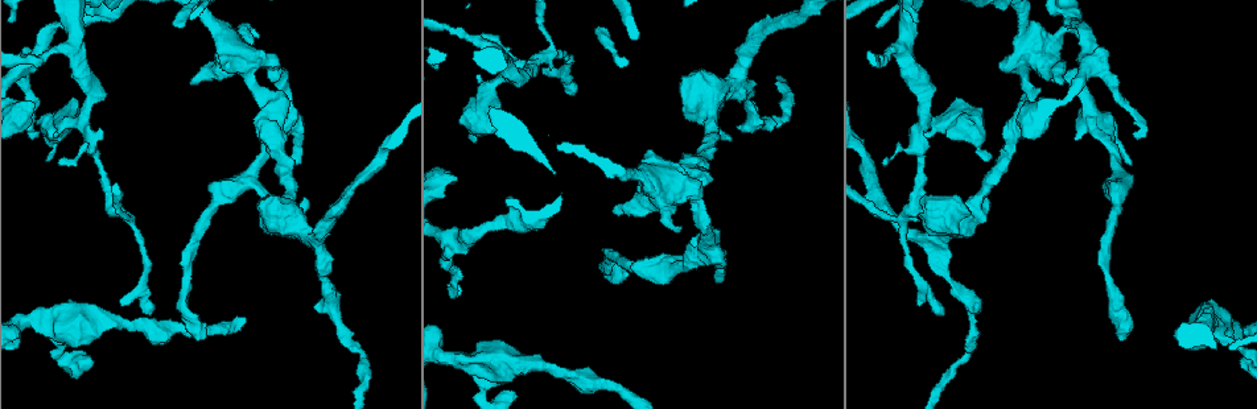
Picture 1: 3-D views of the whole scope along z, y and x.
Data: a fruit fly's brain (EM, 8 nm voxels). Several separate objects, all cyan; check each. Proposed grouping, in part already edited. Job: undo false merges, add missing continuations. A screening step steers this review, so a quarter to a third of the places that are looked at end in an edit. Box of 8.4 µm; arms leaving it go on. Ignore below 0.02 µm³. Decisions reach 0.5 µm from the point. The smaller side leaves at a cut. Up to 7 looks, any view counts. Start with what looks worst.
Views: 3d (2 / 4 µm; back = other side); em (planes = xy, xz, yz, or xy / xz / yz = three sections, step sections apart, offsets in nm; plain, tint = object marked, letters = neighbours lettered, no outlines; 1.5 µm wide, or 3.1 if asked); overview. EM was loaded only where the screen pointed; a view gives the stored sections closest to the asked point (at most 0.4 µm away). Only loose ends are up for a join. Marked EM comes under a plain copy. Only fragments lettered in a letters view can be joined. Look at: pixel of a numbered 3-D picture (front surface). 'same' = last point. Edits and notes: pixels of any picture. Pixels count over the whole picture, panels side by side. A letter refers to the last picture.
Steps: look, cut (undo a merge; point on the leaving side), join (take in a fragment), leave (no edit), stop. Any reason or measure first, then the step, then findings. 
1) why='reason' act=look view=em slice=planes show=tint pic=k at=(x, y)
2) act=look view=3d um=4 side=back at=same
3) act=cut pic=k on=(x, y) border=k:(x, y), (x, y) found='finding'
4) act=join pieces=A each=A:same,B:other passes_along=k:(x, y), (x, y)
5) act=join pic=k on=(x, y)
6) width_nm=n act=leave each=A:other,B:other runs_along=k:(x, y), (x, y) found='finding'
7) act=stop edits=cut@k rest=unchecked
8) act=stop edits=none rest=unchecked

why='branch stops here' act=look view=em slice=planes show=letters pic=1 at=(1134, 137)

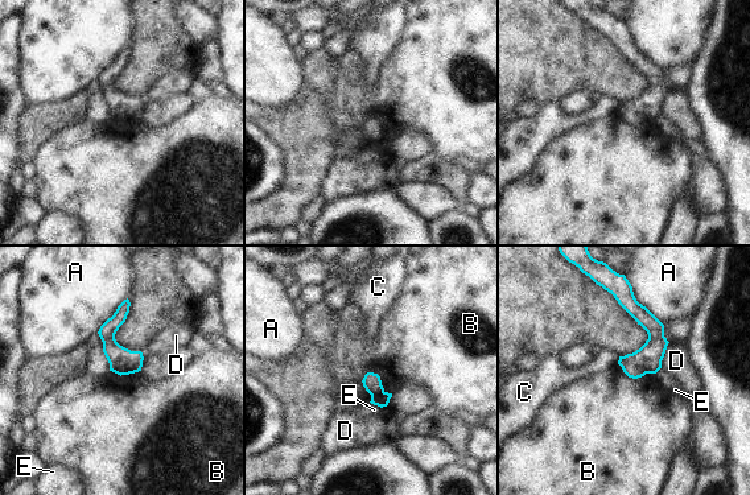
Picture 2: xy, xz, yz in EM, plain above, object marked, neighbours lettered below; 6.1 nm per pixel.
act=leave each=A:other,B:other,C:other,D:other,E:other border=2:(363, 375), (375, 372), (392, 394) found='no lettered fragment goes on from it'

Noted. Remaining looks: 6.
why='branch stops here' act=look view=em slice=planes show=letters pic=1 at=(1124, 337)

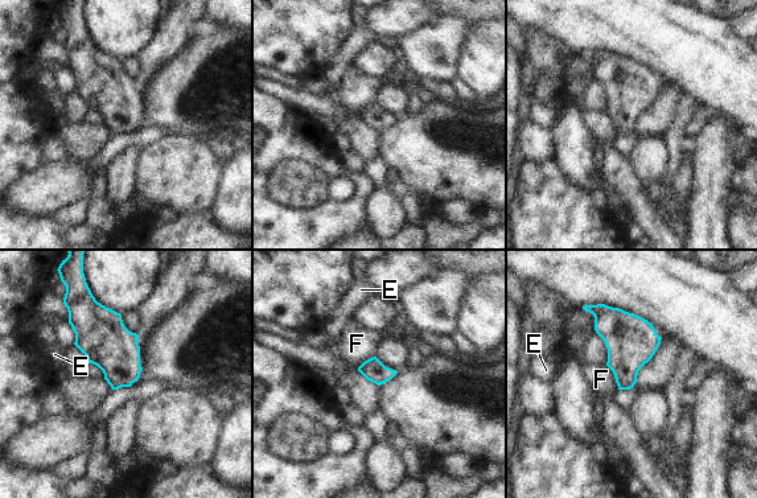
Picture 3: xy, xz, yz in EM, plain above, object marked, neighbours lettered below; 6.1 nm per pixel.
act=leave each=E:other,F:other border=3:(605, 365), (612, 371), (618, 389) found='no lettered fragment goes on from it'

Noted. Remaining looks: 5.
act=look view=em slice=xz step=4 show=tint pic=1 at=(72, 49)

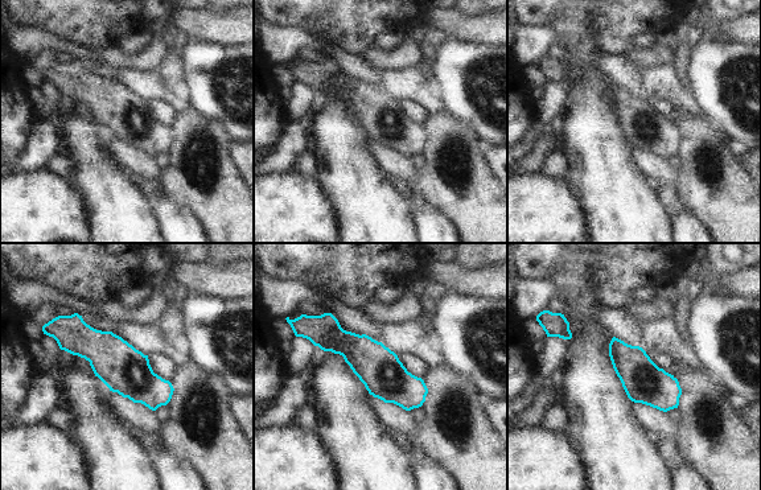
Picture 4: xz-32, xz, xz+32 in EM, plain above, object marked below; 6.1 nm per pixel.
why='another direction' act=look view=em slice=xy step=4 show=letters at=same

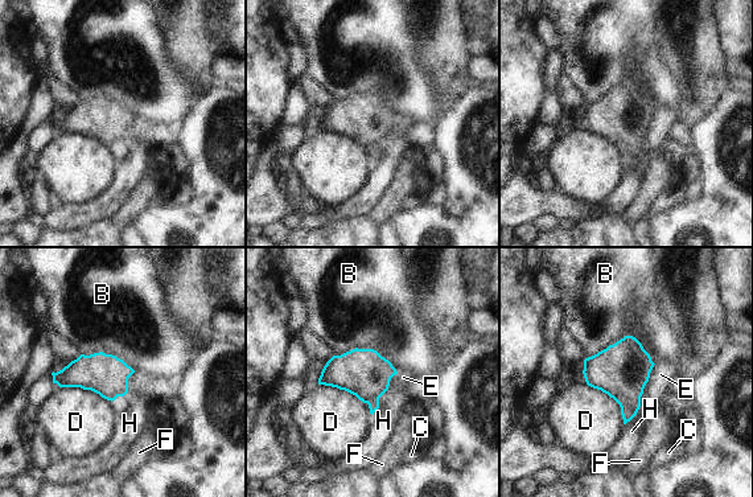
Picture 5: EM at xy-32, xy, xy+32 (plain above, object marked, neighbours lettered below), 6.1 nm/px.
width_nm=260 act=leave each=B:other,C:other,D:other,E:other,F:other,H:other border=5:(585, 358), (633, 336), (654, 364) found='continuous, no second neuron'

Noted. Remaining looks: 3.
act=stop edits=none rest=unchecked

